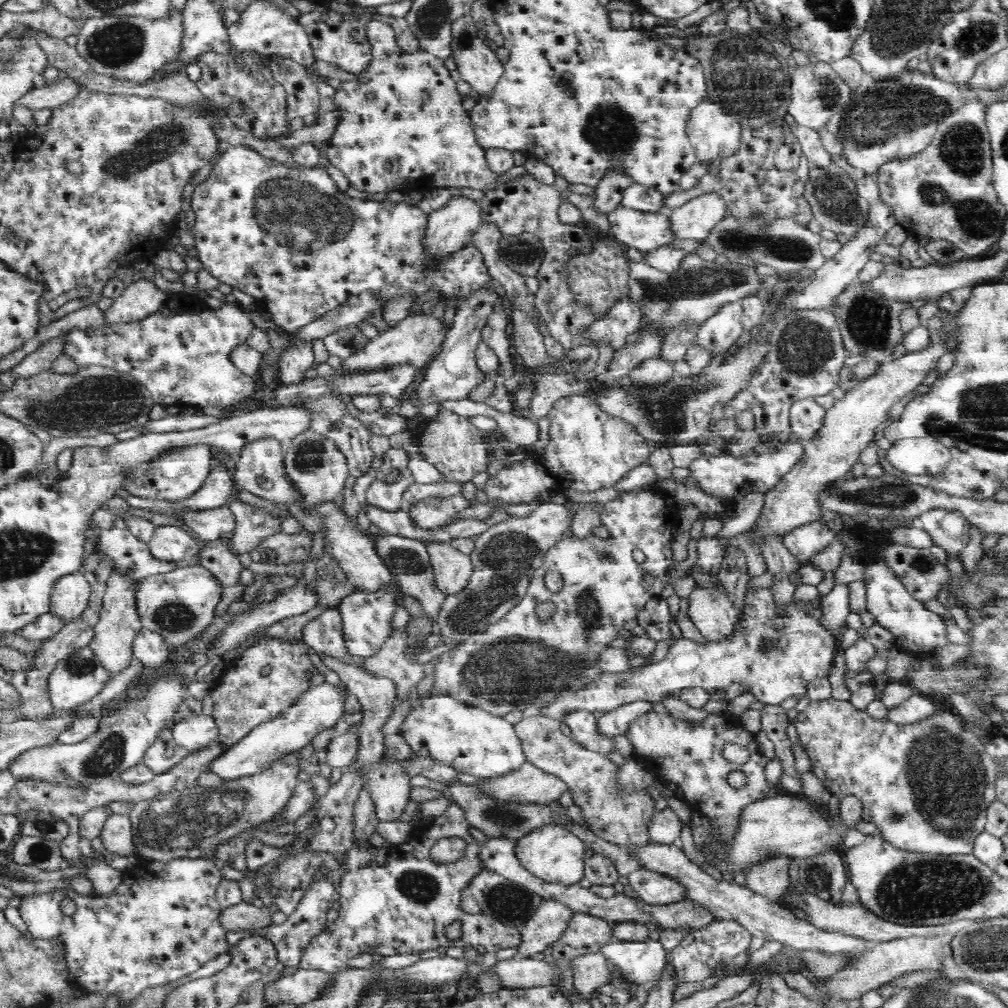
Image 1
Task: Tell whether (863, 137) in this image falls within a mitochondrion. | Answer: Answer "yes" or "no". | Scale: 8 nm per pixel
yes

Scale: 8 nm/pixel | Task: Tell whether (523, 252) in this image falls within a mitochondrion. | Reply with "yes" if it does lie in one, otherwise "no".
yes

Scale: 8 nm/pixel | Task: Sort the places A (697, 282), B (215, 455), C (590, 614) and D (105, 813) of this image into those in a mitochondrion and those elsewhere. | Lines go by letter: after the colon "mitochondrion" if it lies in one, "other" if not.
A: mitochondrion
B: other
C: mitochondrion
D: other

